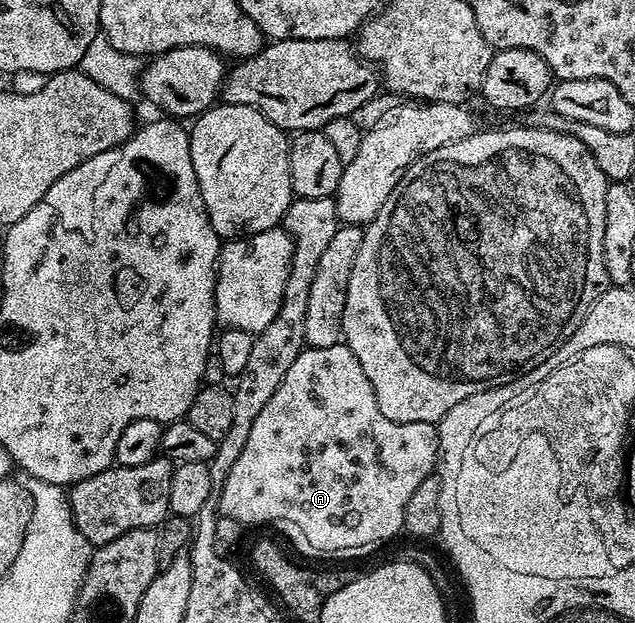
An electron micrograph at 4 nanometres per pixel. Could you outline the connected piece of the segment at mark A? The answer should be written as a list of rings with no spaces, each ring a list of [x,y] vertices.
[[[346,343],[320,348],[304,347],[303,353],[289,366],[289,374],[277,386],[277,394],[265,402],[261,414],[253,422],[253,430],[249,430],[249,438],[245,438],[245,447],[233,462],[233,470],[225,478],[223,487],[217,492],[217,508],[220,513],[233,518],[238,524],[292,524],[307,539],[311,548],[319,552],[347,552],[350,548],[367,548],[370,544],[379,544],[382,540],[391,540],[403,532],[405,506],[409,506],[409,498],[425,478],[429,478],[439,462],[439,430],[429,422],[393,422],[393,418],[385,418],[381,414],[381,406],[377,406],[377,398],[373,394],[373,386],[369,386],[369,378],[365,378],[365,370],[361,370],[361,362],[349,350]]]

